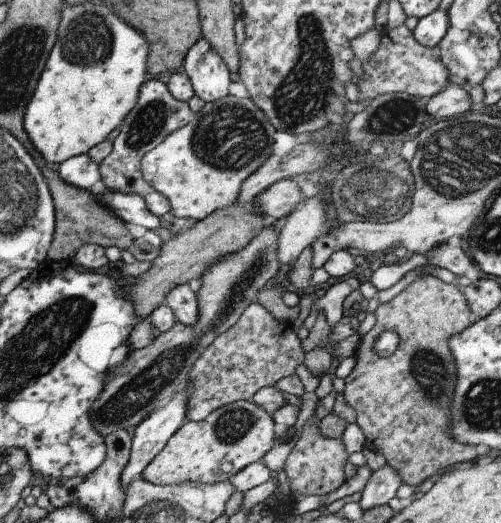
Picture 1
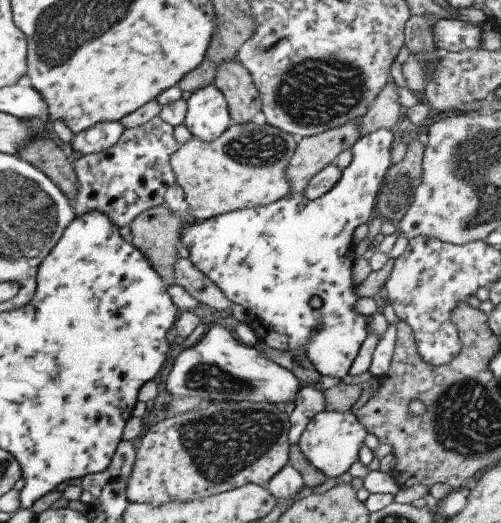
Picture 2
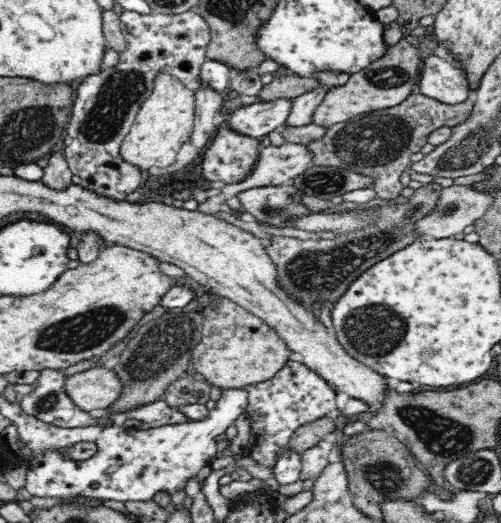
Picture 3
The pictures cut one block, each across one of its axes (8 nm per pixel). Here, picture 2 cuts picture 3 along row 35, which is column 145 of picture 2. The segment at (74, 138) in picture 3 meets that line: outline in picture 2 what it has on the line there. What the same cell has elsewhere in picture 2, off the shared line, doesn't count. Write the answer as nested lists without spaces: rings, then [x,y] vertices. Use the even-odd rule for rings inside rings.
[[[157,116],[141,126],[124,130],[113,146],[73,160],[79,188],[75,200],[69,202],[74,216],[99,210],[119,229],[129,225],[144,210],[163,204],[165,190],[174,183],[169,158],[180,145],[175,142],[172,130],[170,124]]]

